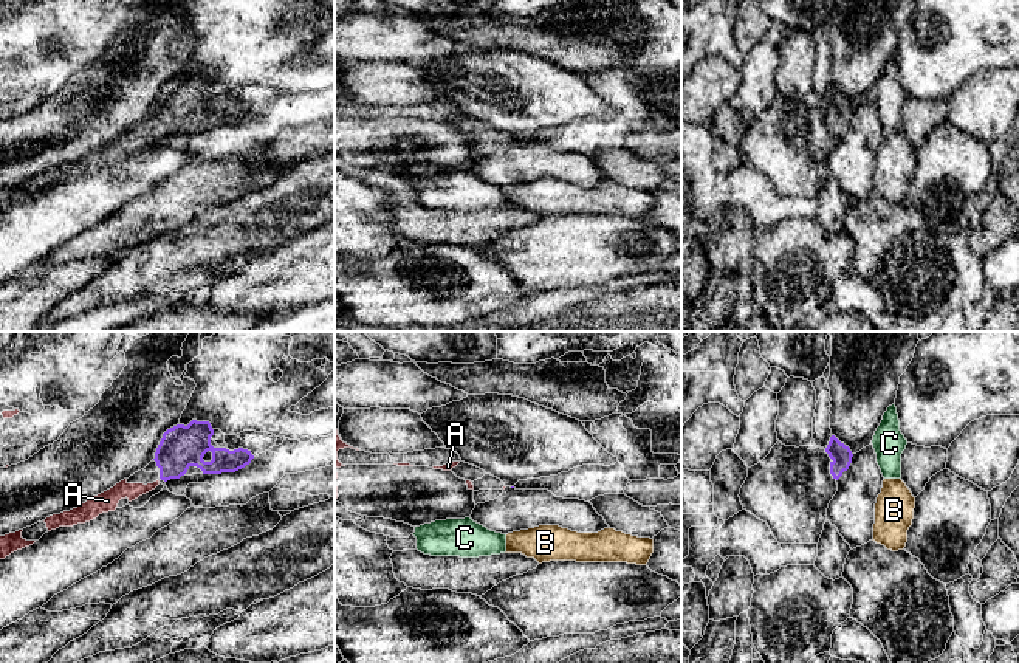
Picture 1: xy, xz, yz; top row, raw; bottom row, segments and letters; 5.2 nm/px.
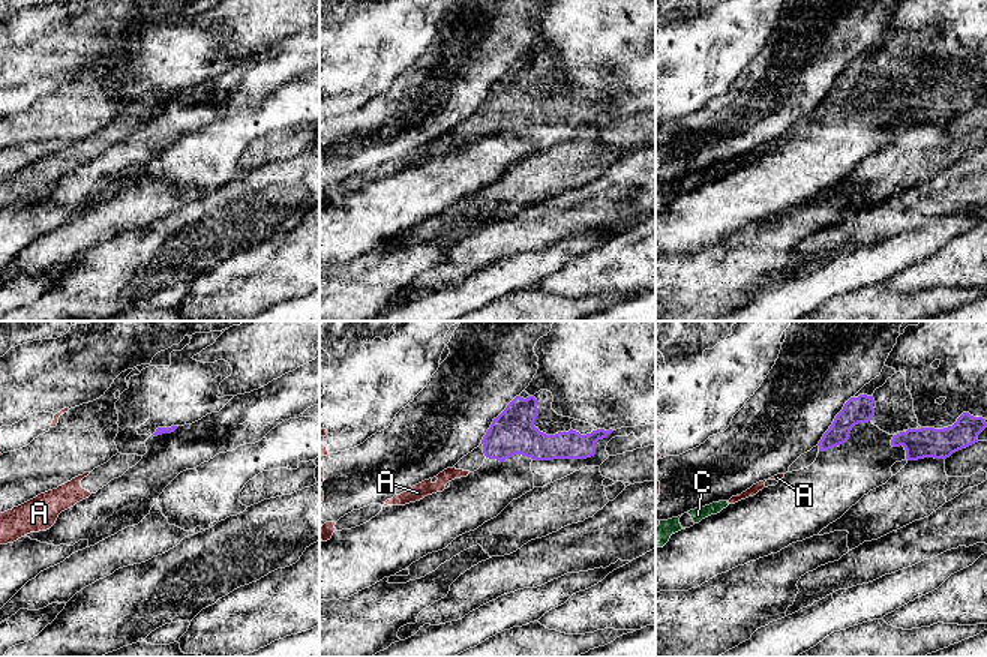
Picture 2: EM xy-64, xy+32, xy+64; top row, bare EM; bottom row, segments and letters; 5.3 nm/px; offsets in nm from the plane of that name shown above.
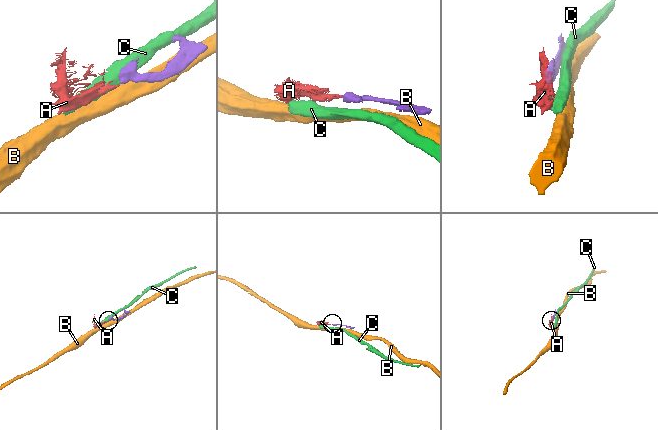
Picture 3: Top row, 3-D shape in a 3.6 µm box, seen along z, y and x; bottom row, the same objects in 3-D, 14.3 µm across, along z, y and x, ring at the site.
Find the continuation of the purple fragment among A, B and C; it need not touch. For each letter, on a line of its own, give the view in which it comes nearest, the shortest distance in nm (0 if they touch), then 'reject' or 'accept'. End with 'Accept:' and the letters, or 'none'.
A: xy | 20 nm | accept
B: yz | 190 nm | reject
C: yz | 120 nm | reject
Accept: A

